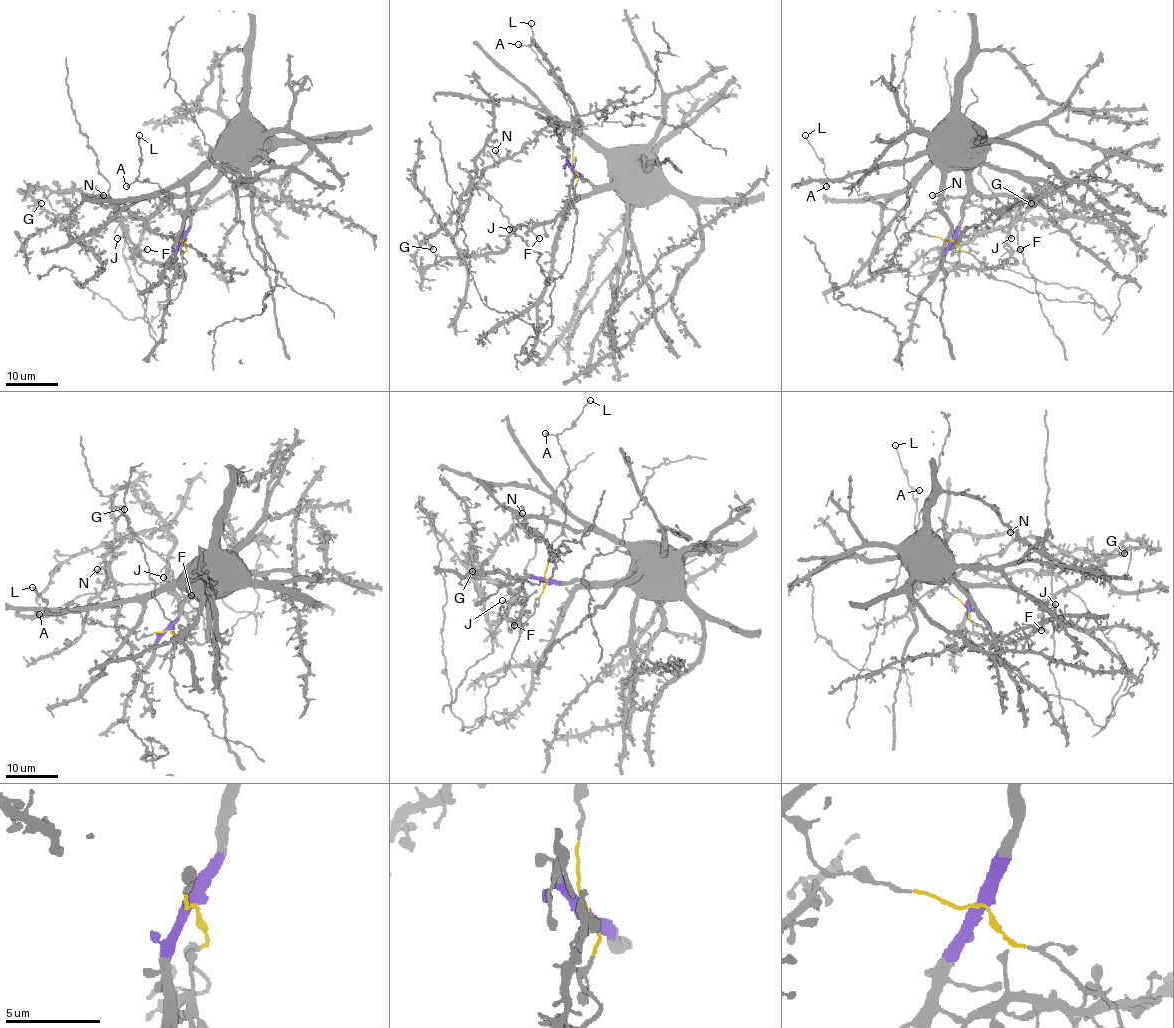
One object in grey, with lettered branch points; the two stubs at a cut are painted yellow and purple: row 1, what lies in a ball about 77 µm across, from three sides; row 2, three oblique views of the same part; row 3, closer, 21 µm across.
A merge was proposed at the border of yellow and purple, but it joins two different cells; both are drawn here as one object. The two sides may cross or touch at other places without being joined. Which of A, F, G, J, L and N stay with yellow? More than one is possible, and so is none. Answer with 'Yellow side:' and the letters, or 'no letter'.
Yellow side: A, F, G, J, L, N

